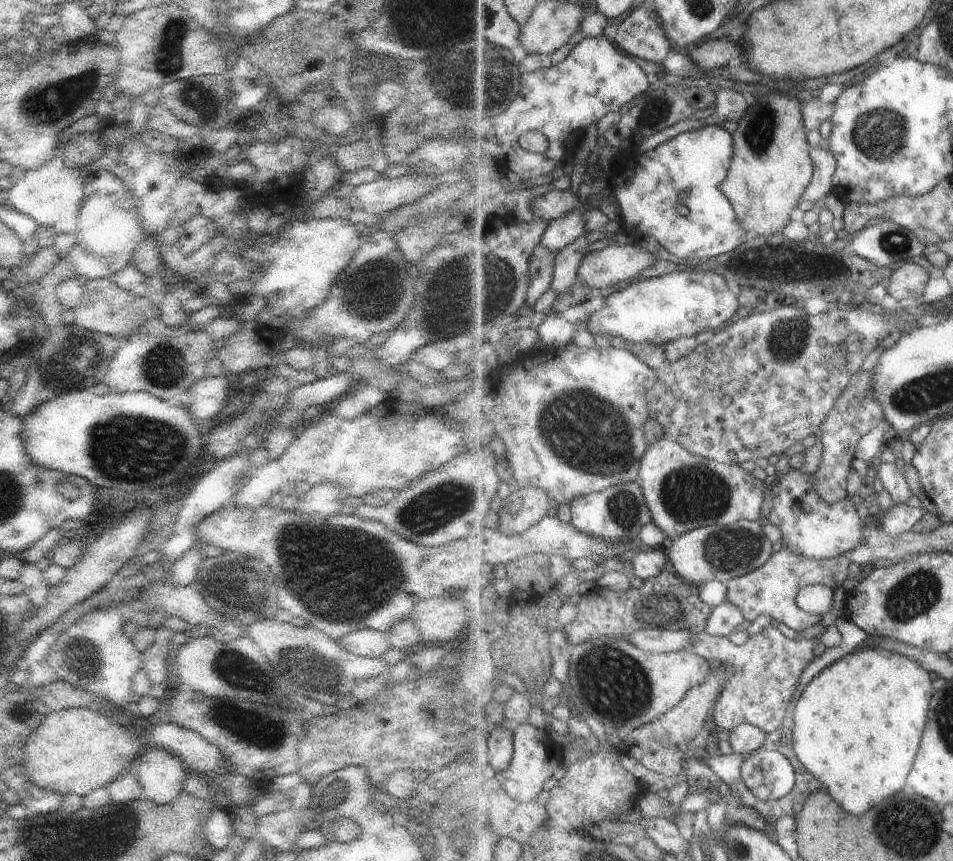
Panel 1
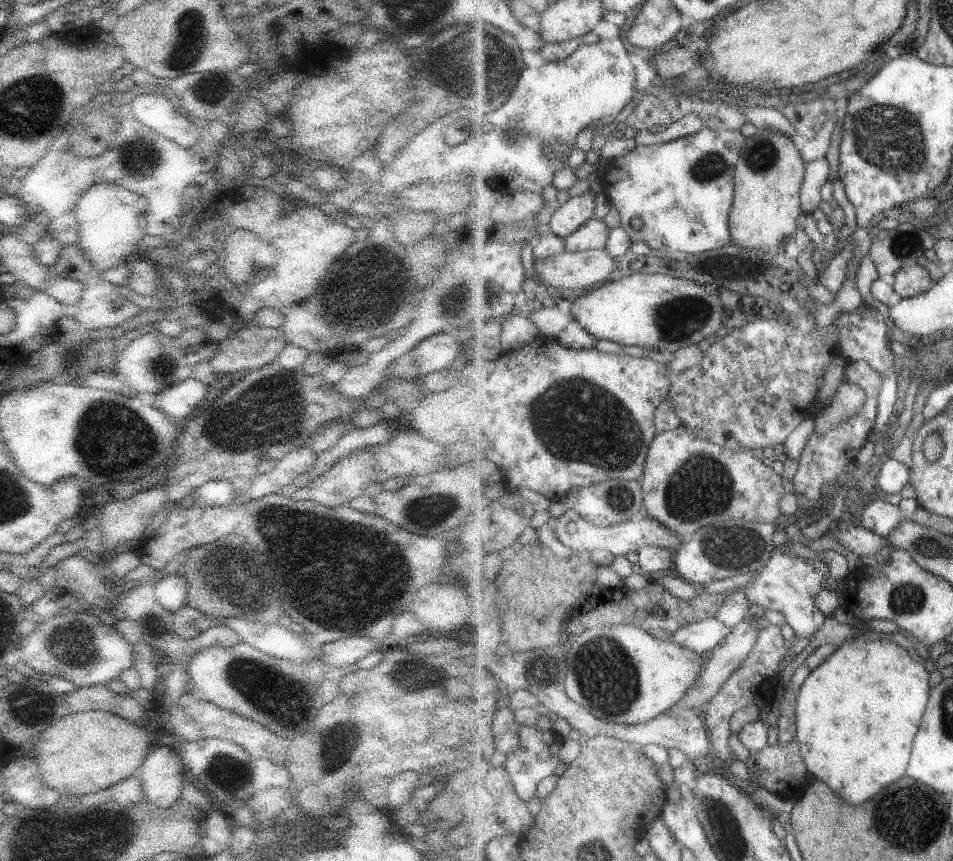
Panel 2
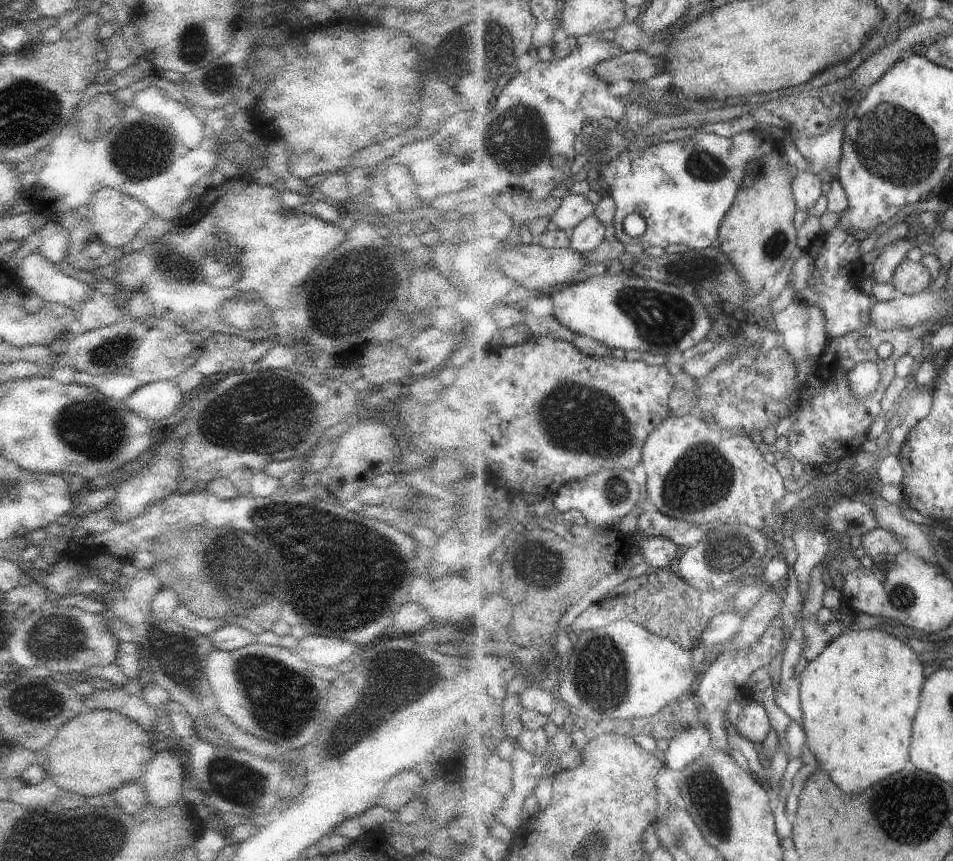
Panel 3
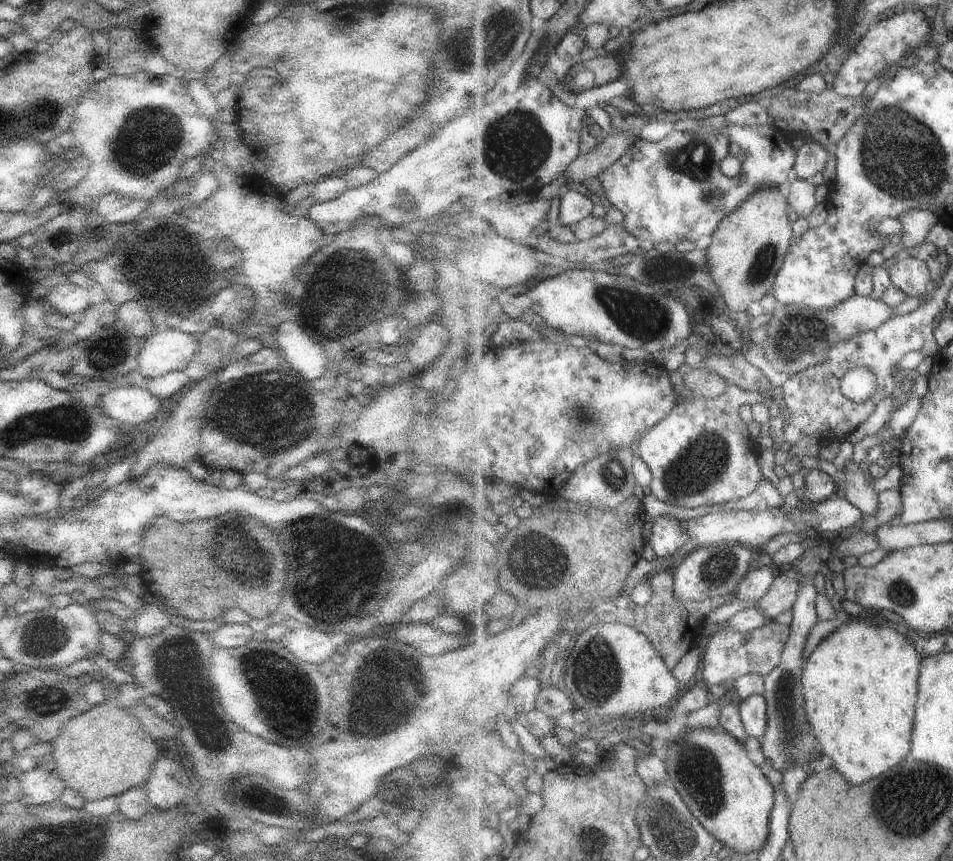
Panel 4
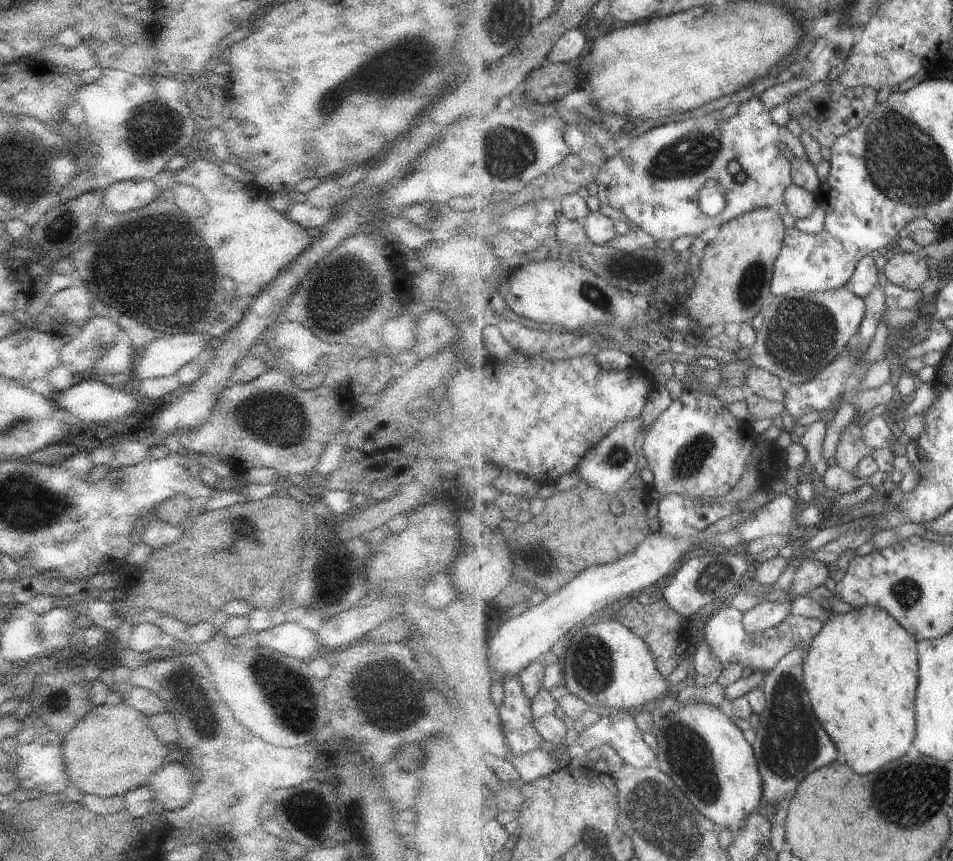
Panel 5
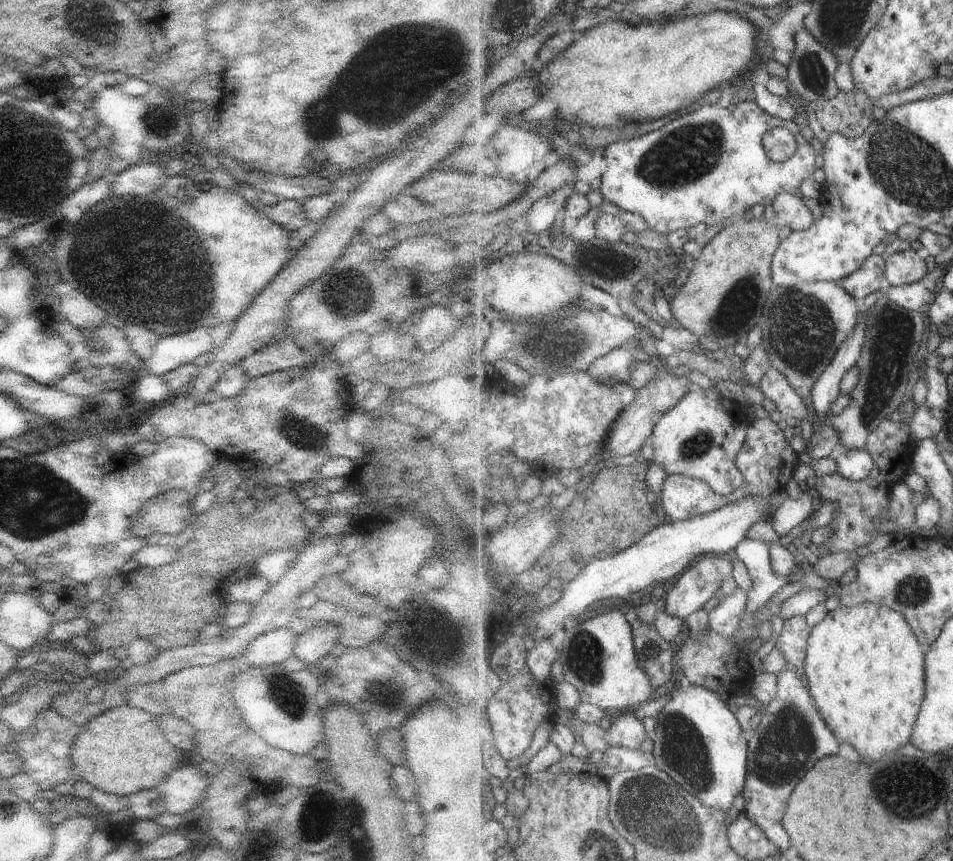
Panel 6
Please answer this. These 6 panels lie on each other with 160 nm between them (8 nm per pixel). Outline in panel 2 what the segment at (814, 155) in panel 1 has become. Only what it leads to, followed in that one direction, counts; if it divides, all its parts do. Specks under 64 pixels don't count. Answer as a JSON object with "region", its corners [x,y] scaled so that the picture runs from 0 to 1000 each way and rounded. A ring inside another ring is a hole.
{"region":[[[866,182],[846,190],[844,210],[839,221],[839,231],[845,247],[851,249],[853,244],[859,242],[864,214],[870,207],[870,197],[872,193]]]}

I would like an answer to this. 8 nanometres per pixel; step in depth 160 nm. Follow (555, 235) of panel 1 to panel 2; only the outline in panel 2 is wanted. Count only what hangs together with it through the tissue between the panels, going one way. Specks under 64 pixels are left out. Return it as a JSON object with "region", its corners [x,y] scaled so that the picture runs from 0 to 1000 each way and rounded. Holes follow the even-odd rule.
{"region":[[[620,222],[598,229],[586,239],[575,256],[577,269],[592,278],[622,253],[627,225]]]}

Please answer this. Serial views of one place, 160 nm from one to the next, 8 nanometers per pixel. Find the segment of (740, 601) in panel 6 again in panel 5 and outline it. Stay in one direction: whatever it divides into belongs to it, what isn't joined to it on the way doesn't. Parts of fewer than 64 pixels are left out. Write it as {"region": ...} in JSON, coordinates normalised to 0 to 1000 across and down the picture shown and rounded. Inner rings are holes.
{"region":[[[771,705],[756,706],[736,727],[739,742],[745,748],[747,758],[758,777],[763,774],[771,776],[771,769],[775,769],[780,775],[787,774],[790,779],[807,780],[836,751],[848,754],[865,726],[865,717],[852,718],[829,713],[821,724],[802,733],[797,740],[788,744],[784,741],[785,734],[779,724],[780,714]]]}

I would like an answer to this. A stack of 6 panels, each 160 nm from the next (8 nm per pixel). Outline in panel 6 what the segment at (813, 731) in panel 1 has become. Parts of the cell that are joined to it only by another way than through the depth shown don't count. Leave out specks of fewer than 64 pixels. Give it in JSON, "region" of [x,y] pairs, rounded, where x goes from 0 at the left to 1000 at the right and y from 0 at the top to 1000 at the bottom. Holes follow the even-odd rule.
{"region":[[[914,698],[898,705],[881,702],[852,729],[843,780],[868,843],[885,862],[891,862],[903,880],[922,880],[955,862],[972,810],[972,758],[944,711]]]}

